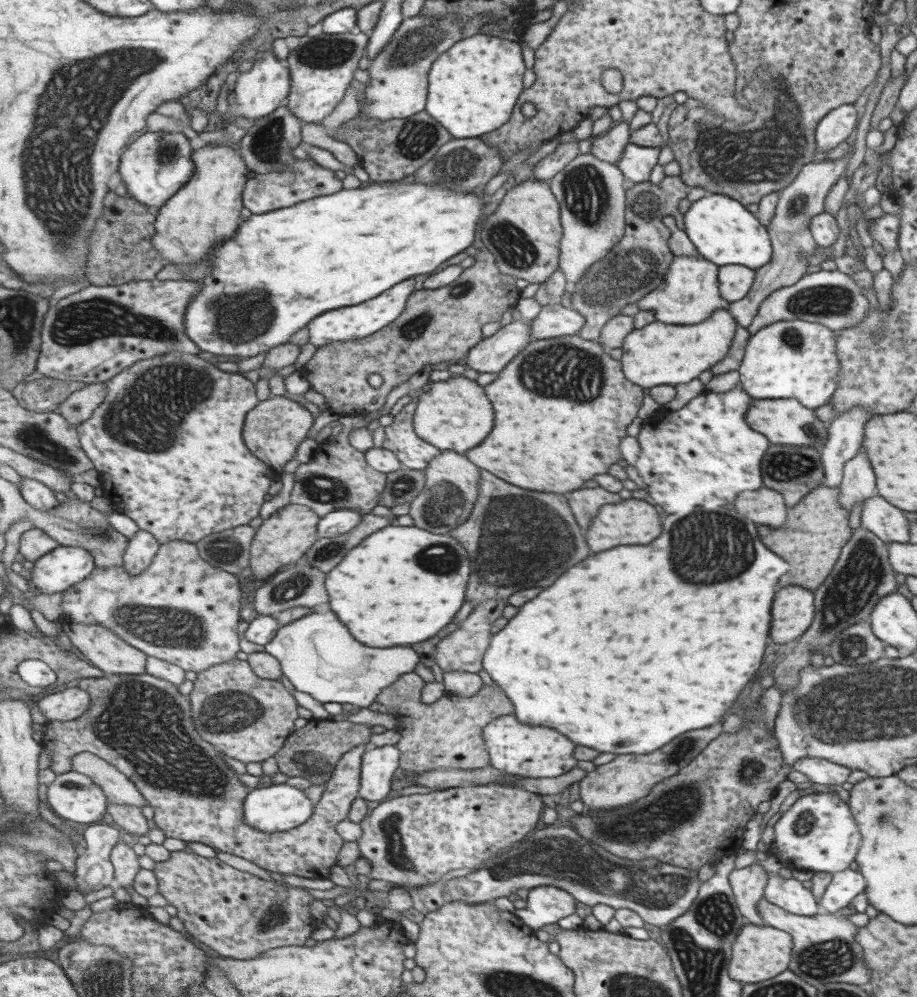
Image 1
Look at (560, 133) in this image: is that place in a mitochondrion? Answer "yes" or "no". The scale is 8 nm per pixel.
no

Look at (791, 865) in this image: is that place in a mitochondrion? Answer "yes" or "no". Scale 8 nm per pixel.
no

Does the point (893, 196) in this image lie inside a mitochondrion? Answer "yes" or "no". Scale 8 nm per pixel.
no

